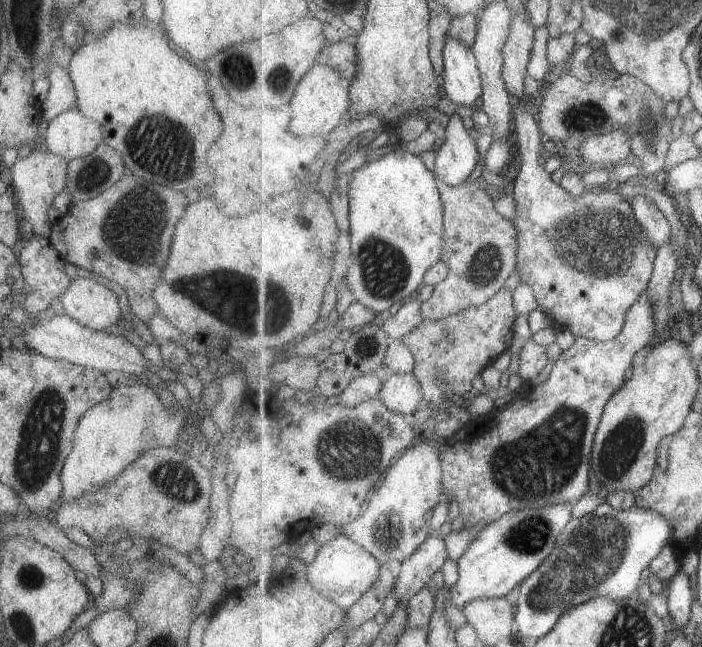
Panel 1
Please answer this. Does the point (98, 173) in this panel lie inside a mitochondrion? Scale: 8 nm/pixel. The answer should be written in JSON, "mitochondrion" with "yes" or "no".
{"mitochondrion":"yes"}

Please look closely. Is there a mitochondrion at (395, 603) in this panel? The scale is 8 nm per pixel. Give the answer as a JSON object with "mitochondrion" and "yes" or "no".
{"mitochondrion":"no"}

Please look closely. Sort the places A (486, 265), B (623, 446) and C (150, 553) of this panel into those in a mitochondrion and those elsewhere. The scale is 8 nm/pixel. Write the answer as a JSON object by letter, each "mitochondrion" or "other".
{"A":"mitochondrion","B":"mitochondrion","C":"other"}

